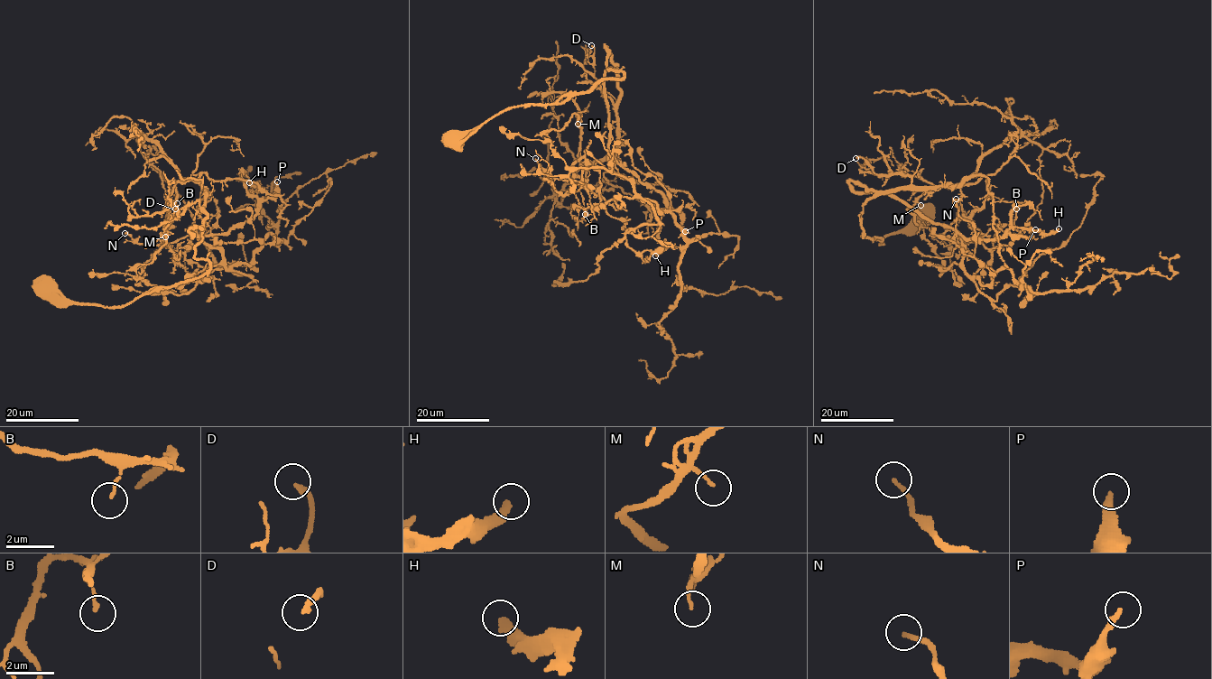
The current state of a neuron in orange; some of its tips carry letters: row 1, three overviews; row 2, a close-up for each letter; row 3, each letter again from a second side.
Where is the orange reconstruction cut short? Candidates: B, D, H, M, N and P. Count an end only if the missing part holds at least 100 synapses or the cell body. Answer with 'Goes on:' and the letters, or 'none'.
Goes on: P

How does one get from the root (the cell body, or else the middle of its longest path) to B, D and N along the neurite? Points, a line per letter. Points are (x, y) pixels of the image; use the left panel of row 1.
B: (46, 285), (123, 307), (199, 278), (209, 266), (195, 256), (205, 190), (179, 181), (177, 203)
D: (46, 285), (123, 307), (199, 278), (209, 266), (195, 256), (207, 212), (197, 200), (180, 217), (175, 209)
N: (46, 285), (123, 307), (208, 269), (195, 256), (198, 183), (175, 182), (160, 243), (124, 233)

